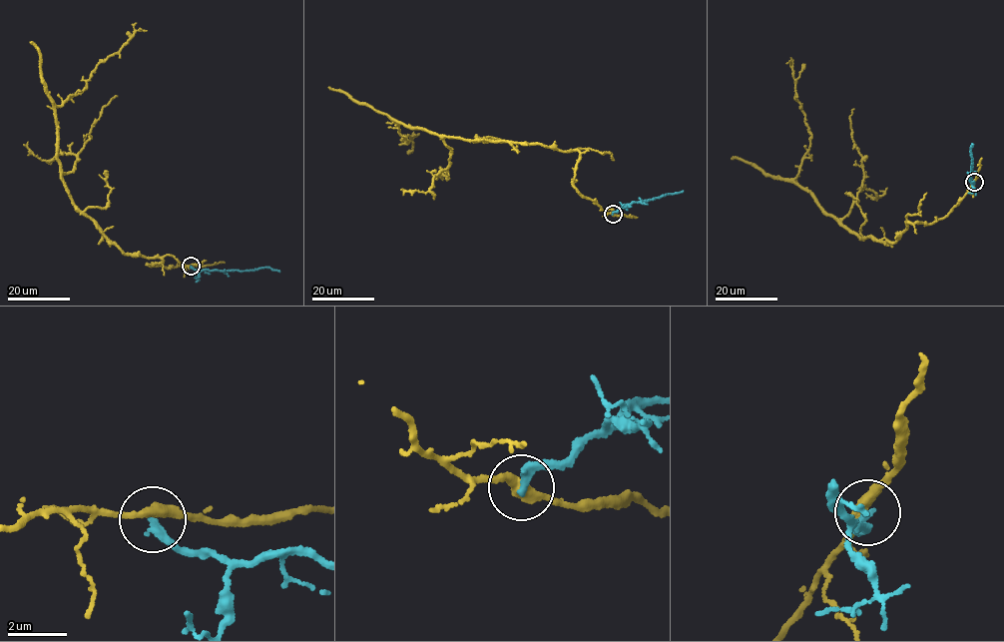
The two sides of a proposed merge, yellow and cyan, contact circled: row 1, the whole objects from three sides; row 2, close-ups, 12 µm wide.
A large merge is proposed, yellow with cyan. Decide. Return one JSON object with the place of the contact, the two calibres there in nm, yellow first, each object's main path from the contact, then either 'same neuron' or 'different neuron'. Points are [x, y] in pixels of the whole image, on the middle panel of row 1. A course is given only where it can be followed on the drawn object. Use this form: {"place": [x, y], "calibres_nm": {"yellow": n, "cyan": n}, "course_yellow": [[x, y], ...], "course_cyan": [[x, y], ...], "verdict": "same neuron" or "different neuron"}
{"place": [613, 214], "calibres_nm": {"yellow": 360, "cyan": 300}, "course_yellow": [[612, 214], [577, 192], [573, 182], [577, 151], [442, 137], [393, 120], [408, 143], [403, 143], [419, 133]], "course_cyan": [[613, 214], [634, 201], [654, 200], [683, 191]], "verdict": "different neuron"}

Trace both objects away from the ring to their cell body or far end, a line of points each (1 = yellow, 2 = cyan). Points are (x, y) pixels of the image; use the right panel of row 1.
1: (973, 183), (946, 216), (909, 222), (894, 243), (864, 239), (793, 180), (811, 133), (789, 61)
2: (974, 183), (969, 176), (972, 144)

